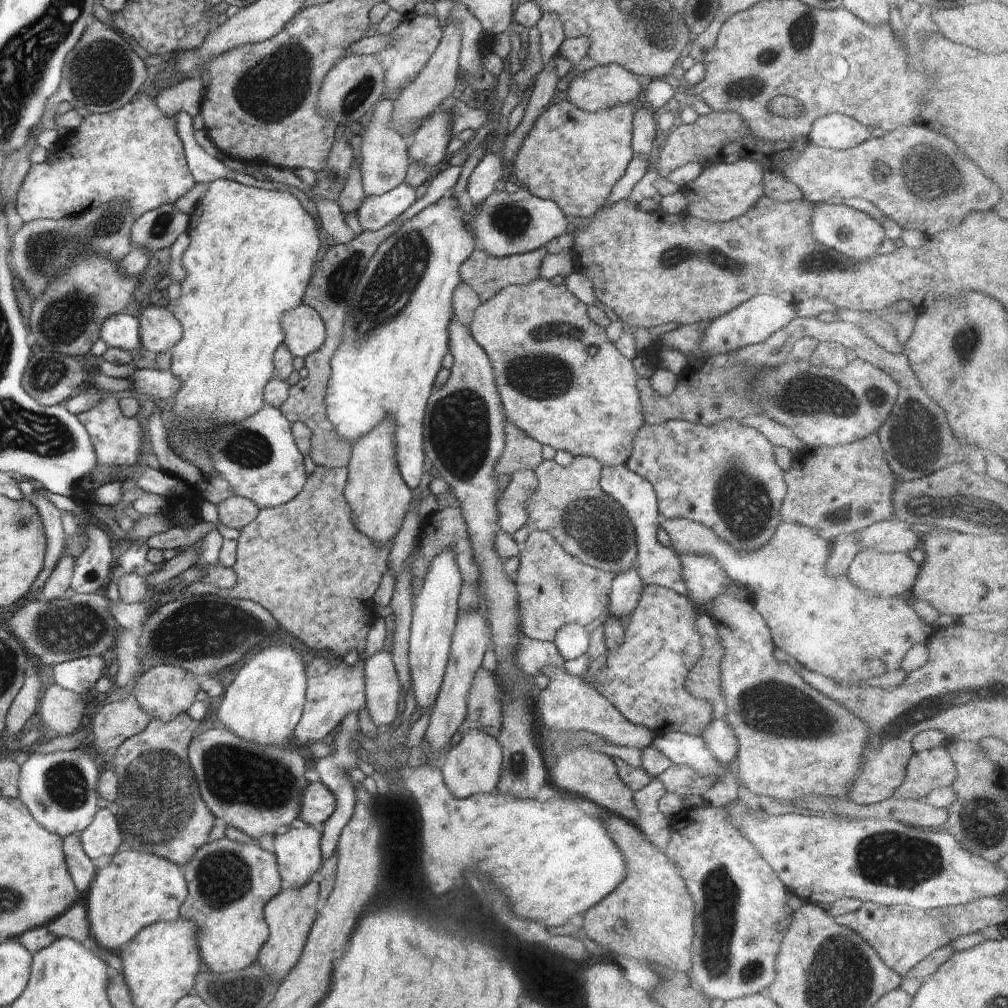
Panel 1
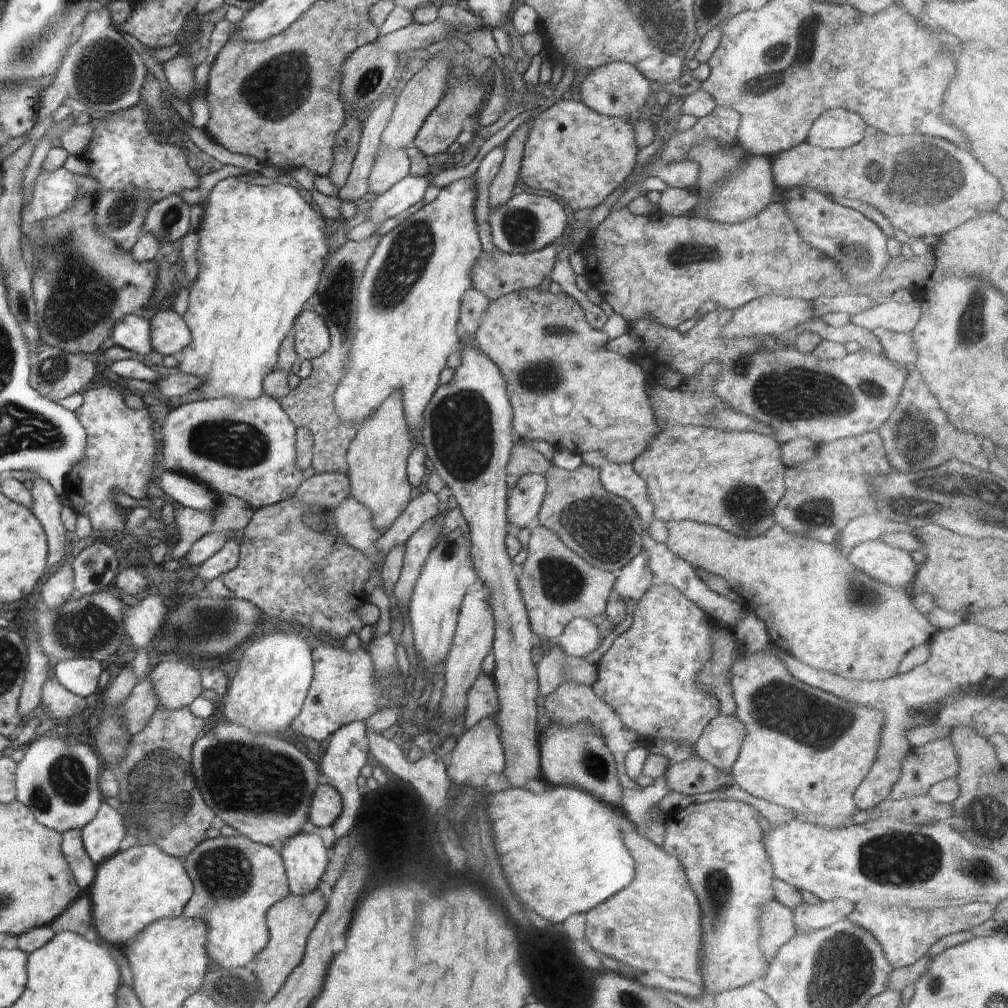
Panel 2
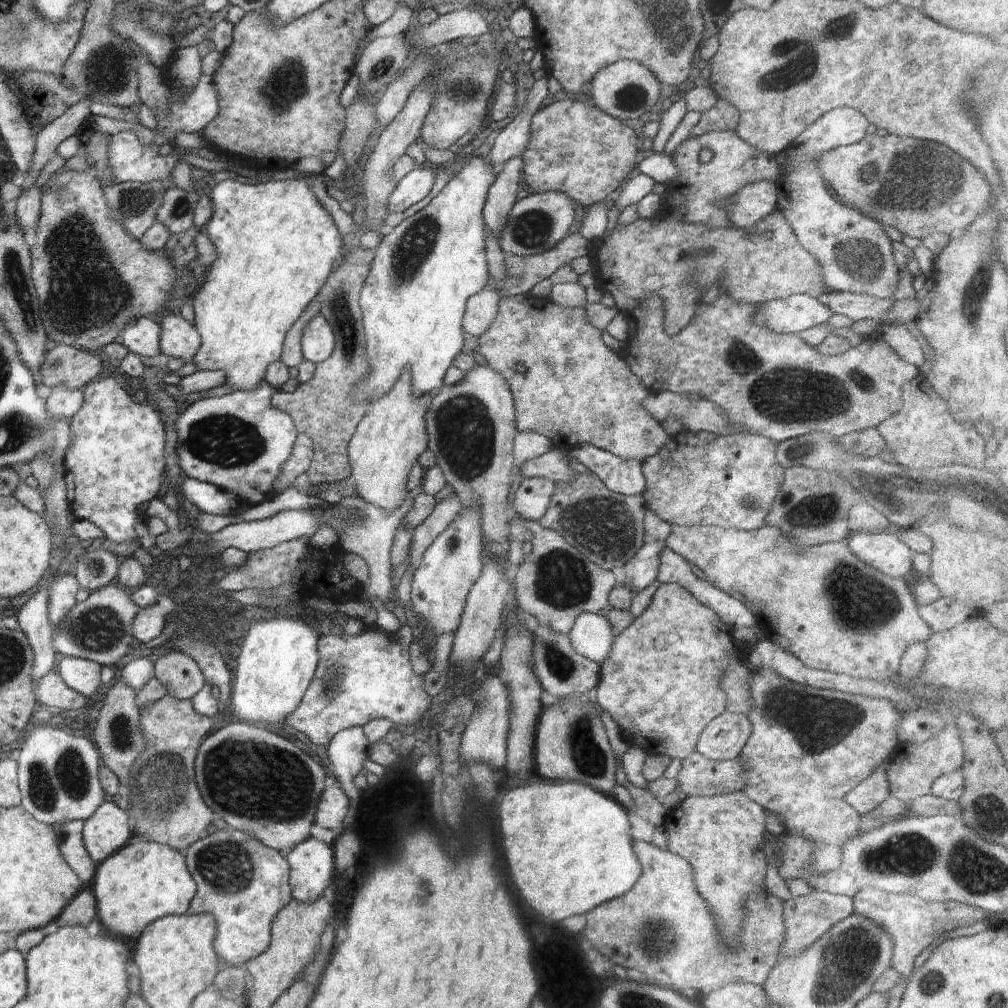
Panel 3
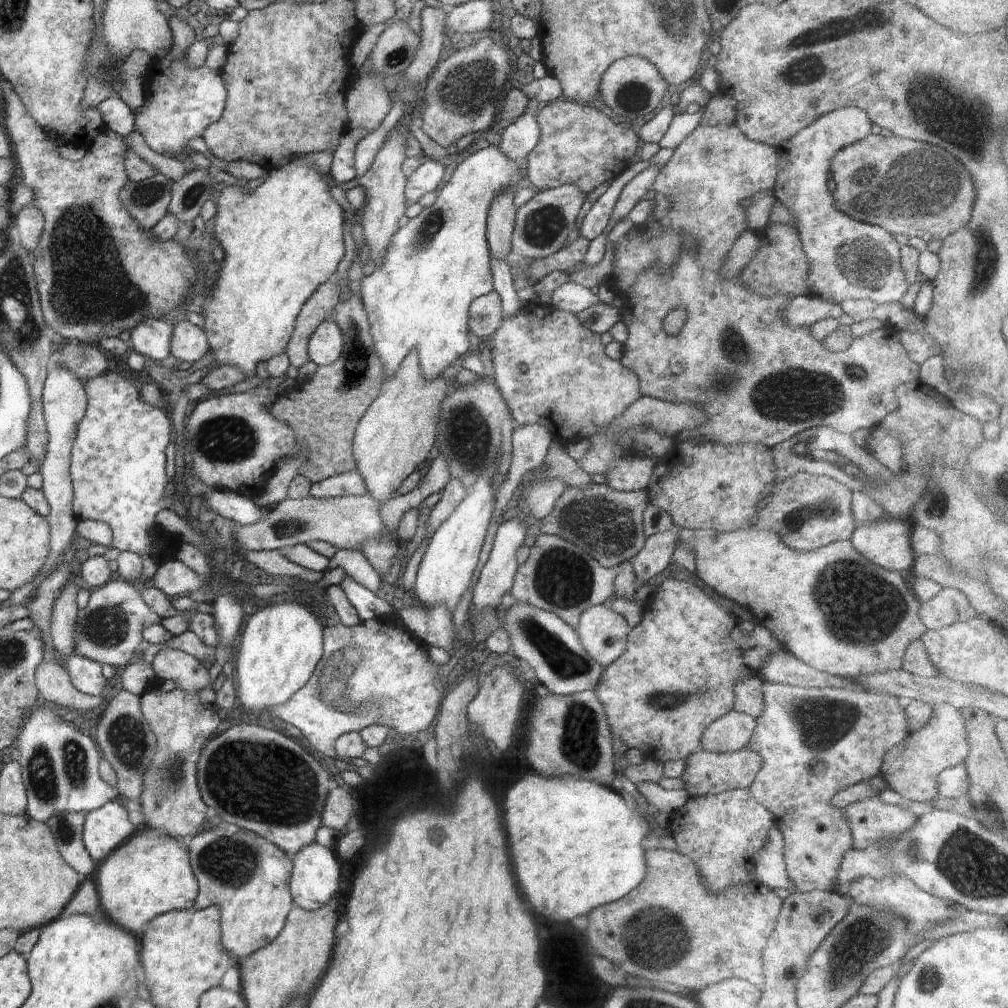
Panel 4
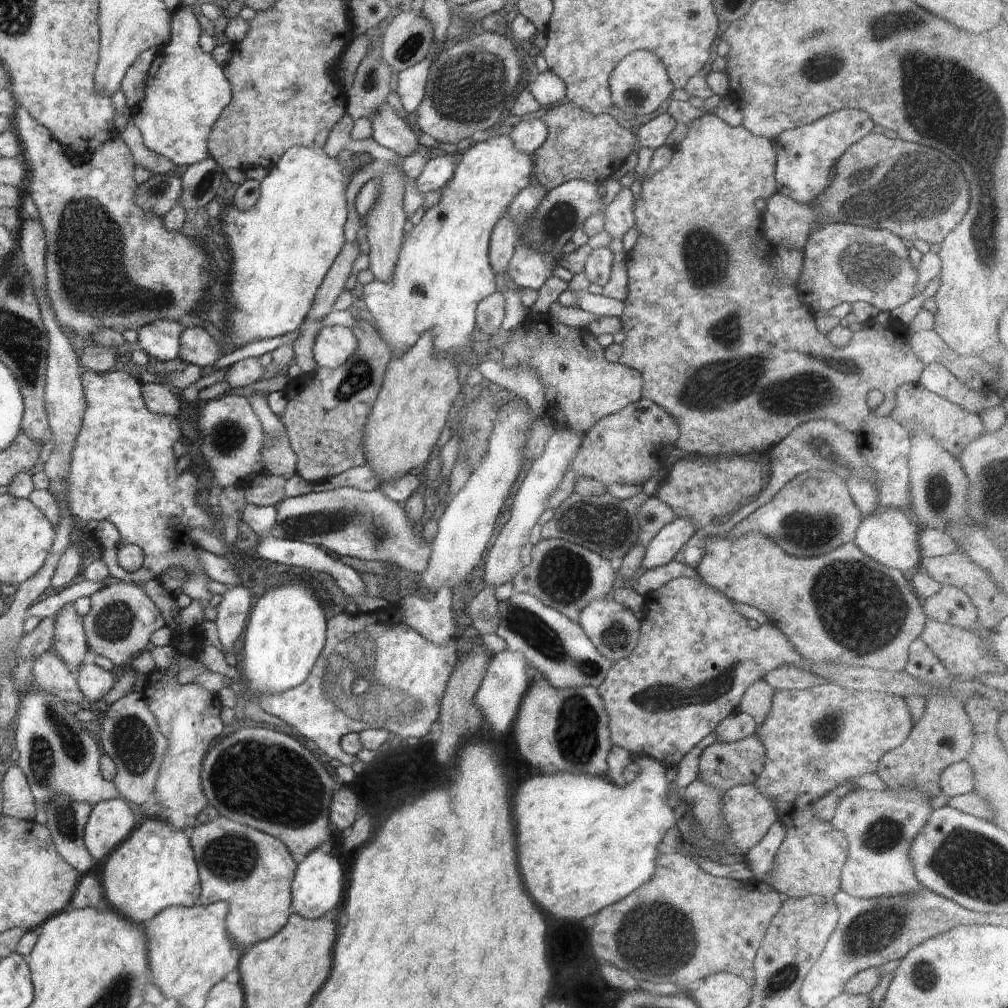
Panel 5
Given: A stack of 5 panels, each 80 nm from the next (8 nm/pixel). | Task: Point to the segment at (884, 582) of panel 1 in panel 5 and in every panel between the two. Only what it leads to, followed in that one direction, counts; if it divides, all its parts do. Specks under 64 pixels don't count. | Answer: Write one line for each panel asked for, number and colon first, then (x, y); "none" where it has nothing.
2: (890, 565)
3: (885, 552)
4: (886, 543)
5: (888, 537)

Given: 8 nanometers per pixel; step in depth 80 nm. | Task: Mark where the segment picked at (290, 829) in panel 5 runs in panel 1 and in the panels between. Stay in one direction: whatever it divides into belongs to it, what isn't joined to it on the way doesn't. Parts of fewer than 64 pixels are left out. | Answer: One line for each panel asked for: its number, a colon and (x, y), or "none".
1: (256, 788)
2: (262, 786)
3: (259, 782)
4: (256, 778)

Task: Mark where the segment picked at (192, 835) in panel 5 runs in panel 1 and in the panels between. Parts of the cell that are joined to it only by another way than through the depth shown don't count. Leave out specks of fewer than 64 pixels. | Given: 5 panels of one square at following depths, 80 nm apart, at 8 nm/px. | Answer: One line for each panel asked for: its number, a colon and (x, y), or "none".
1: (229, 883)
2: (236, 880)
3: (252, 884)
4: (245, 876)

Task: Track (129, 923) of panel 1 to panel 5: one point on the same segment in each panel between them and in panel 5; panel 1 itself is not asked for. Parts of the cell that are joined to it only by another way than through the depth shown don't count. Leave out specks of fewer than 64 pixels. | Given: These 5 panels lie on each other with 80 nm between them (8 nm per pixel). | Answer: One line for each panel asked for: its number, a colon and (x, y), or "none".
2: (140, 885)
3: (142, 882)
4: (148, 876)
5: (154, 869)

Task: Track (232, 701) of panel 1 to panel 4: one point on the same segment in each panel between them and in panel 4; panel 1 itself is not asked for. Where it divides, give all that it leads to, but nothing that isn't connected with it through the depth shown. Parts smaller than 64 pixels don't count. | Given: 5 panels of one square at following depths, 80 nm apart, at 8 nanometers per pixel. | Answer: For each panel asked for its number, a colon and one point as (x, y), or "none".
2: (272, 679)
3: (277, 660)
4: (281, 645)

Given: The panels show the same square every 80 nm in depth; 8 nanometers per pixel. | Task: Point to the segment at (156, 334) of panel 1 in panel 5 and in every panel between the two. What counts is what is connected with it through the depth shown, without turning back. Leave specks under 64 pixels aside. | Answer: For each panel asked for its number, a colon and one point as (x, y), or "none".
2: (169, 333)
3: (179, 339)
4: (188, 342)
5: (196, 346)

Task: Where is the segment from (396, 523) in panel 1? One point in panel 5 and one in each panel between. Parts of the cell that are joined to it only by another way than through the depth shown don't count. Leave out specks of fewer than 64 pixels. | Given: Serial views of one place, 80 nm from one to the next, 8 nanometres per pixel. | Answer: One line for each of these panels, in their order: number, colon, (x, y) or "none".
2: (377, 456)
3: (392, 434)
4: (397, 432)
5: (411, 409)

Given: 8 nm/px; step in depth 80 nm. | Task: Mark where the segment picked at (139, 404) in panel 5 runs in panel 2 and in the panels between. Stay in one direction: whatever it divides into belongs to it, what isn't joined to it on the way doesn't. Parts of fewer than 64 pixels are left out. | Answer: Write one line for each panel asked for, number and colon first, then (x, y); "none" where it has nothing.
2: (120, 445)
3: (115, 463)
4: (117, 464)

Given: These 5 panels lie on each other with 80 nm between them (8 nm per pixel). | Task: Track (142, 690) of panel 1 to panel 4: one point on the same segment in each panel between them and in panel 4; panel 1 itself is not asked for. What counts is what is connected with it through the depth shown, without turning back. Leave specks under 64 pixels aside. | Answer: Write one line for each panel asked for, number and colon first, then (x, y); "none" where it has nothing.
2: (176, 684)
3: (180, 674)
4: (190, 675)

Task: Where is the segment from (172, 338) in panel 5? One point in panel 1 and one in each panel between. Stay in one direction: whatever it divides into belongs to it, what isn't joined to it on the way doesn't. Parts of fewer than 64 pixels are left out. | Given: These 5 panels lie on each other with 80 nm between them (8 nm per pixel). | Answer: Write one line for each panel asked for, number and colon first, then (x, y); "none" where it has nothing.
1: (121, 331)
2: (132, 332)
3: (142, 337)
4: (150, 337)

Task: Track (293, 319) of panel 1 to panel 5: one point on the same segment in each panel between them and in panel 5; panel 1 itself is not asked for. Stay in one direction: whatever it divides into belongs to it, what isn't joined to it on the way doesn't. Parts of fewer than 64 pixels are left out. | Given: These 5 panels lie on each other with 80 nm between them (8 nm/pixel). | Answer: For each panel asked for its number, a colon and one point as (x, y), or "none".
2: (311, 338)
3: (317, 341)
4: (324, 346)
5: (333, 345)

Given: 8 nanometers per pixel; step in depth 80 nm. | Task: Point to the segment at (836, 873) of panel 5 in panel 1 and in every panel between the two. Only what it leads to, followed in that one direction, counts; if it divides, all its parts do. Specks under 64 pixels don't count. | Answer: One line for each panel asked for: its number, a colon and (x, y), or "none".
1: (792, 741)
2: (804, 749)
3: (808, 747)
4: (814, 742)

